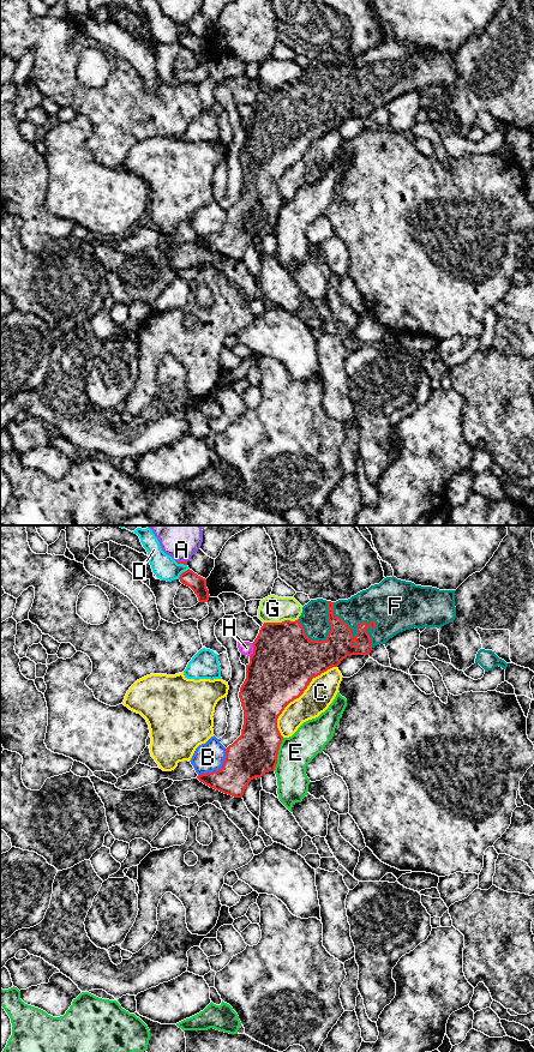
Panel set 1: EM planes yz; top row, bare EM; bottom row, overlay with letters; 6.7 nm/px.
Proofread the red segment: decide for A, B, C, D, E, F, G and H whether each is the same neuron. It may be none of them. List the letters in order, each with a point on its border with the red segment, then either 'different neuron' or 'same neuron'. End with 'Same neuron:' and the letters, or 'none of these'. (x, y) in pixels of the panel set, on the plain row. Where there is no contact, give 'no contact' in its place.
A: contact yz (181, 24); different neuron
B: contact yz (220, 232); different neuron
C: contact yz (298, 160); different neuron
D: contact yz (182, 35); different neuron
E: contact yz (277, 216); different neuron
F: contact yz (356, 94); same neuron
G: contact yz (282, 84); different neuron
H: contact yz (253, 113); different neuron
Same neuron: F

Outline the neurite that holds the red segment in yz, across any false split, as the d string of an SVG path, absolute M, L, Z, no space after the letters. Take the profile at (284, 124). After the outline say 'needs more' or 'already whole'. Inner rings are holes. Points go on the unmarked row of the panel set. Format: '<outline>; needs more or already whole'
M386 40L379 47L336 65L311 62L298 83L264 85L253 104L253 116L246 127L246 142L239 161L244 173L241 198L226 211L218 234L198 238L204 247L234 260L242 260L250 244L274 234L283 203L277 181L284 170L299 161L313 140L352 118L370 118L378 107L412 90L442 90L456 80L456 53L439 53Z; needs more

